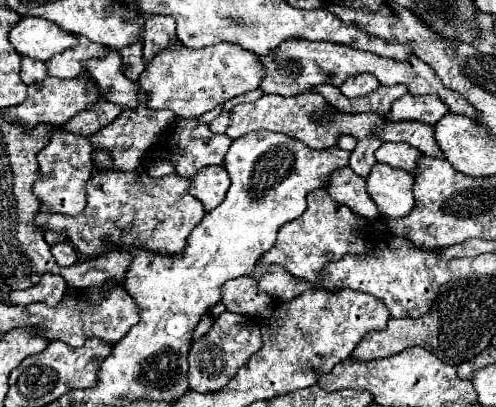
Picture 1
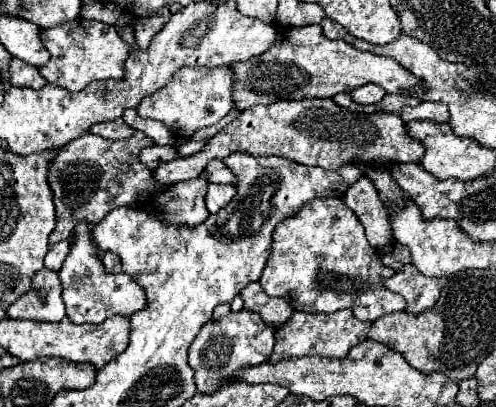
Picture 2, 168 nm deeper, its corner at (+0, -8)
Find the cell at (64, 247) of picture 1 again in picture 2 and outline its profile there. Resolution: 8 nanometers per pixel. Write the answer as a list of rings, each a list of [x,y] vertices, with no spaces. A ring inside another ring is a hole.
[[[62,240],[58,244],[54,244],[48,254],[44,256],[44,266],[50,268],[50,270],[60,270],[64,258],[68,256],[68,250],[70,250],[70,242],[68,240]]]

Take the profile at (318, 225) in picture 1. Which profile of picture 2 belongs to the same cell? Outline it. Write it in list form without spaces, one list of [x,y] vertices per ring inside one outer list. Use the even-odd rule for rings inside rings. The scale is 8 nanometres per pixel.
[[[316,198],[304,204],[296,216],[282,220],[272,236],[272,252],[262,270],[260,286],[268,296],[286,298],[300,312],[336,312],[352,308],[354,316],[364,322],[376,322],[388,312],[402,312],[404,298],[384,288],[384,278],[390,278],[394,270],[382,266],[376,250],[368,244],[362,224],[356,214],[340,198]]]

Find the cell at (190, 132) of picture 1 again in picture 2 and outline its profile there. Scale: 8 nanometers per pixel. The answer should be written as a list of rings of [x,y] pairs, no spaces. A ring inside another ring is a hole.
[[[212,160],[212,164],[208,164],[204,172],[208,174],[210,182],[216,182],[216,184],[234,184],[234,186],[238,184],[238,180],[232,174],[232,170],[226,168],[224,162],[220,162],[220,160]]]

